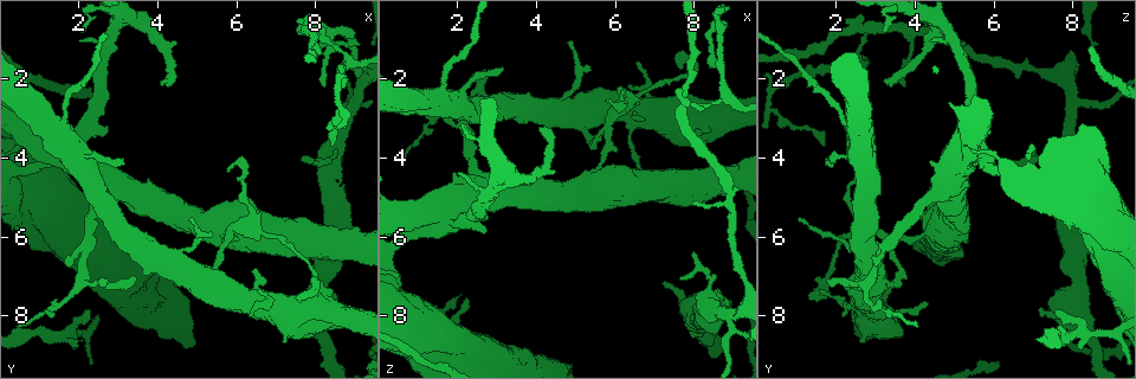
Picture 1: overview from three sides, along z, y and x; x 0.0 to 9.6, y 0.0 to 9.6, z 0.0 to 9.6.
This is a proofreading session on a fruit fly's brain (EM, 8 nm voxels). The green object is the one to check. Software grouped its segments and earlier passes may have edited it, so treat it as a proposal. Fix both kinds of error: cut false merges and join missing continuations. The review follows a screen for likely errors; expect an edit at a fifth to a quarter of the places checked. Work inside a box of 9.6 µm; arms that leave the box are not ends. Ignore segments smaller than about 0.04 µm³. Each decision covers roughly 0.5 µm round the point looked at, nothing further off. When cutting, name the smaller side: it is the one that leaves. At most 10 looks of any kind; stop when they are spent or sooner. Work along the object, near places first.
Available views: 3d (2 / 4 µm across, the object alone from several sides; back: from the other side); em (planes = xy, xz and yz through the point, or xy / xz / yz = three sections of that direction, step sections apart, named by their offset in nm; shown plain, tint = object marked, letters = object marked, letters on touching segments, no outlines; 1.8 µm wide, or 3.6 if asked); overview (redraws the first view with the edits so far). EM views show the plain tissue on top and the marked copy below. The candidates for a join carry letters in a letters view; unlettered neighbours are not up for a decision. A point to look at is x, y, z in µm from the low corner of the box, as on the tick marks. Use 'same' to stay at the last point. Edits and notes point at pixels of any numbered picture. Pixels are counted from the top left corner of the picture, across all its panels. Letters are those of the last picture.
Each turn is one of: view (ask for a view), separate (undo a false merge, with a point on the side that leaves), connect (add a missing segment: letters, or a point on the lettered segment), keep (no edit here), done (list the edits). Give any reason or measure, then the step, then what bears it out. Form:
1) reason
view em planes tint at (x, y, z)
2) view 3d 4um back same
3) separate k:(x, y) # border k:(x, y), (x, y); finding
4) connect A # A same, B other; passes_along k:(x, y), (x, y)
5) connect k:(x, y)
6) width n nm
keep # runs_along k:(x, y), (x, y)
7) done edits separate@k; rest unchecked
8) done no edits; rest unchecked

three arms meet
view em planes tint at (5.75, 6.05, 3.30)

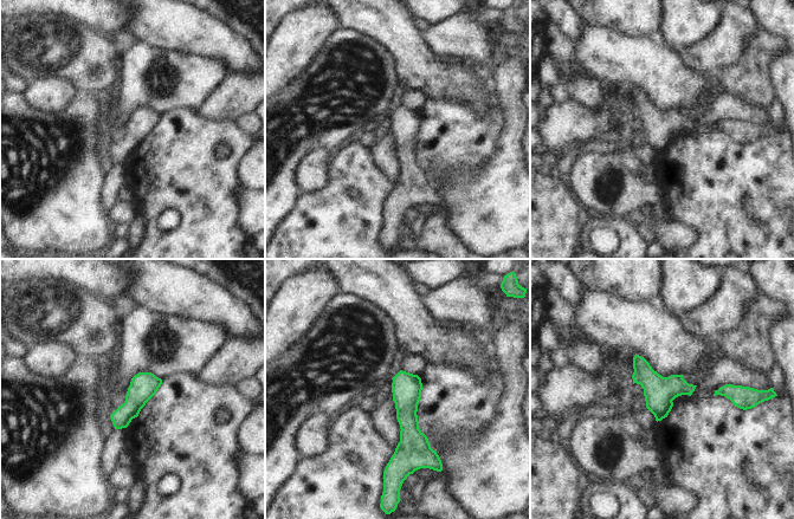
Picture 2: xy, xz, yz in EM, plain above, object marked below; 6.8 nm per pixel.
what lies round it
view em planes letters same

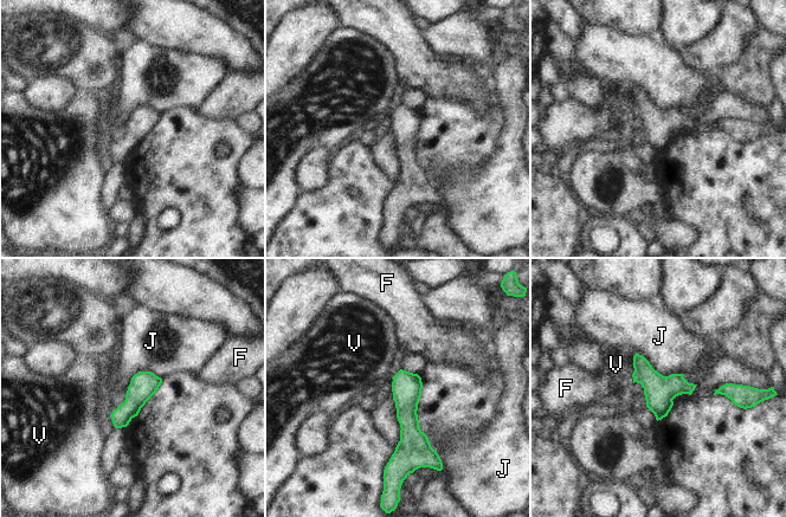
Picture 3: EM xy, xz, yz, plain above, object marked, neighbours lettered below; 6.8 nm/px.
width 190 nm
keep # F other, J other, V other; border 3:(636, 351), (663, 375), (682, 374); continuous, no second cell

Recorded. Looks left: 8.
free end
view 3d 4um at (6.40, 8.05, 2.25)

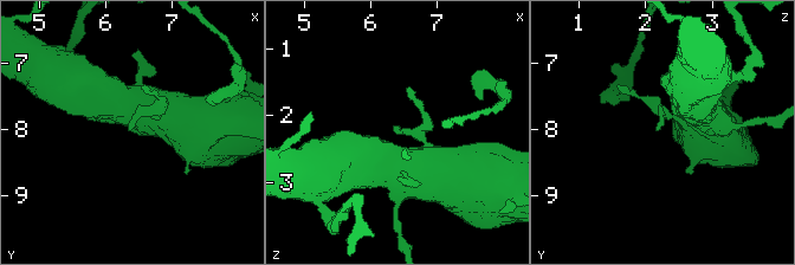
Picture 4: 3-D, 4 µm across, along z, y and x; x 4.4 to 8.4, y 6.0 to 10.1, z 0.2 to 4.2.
view em planes tint at (6.35, 8.00, 2.20)

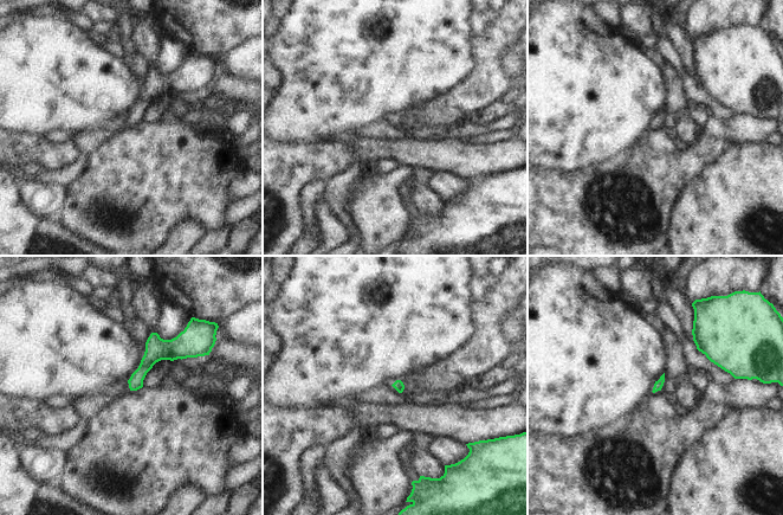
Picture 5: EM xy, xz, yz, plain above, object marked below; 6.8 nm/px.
view em planes letters same

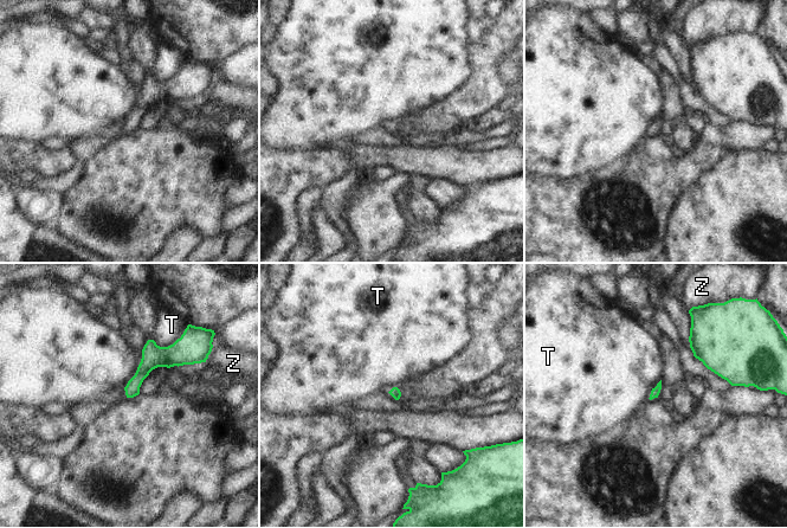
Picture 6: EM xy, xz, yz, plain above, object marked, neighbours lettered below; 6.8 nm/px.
keep # T other, Z other; runs_along 6:(187, 359), (155, 359), (129, 394); no lettered segment goes on from it

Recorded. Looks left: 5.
view em 3.6um planes letters at (7.50, 8.50, 3.70)

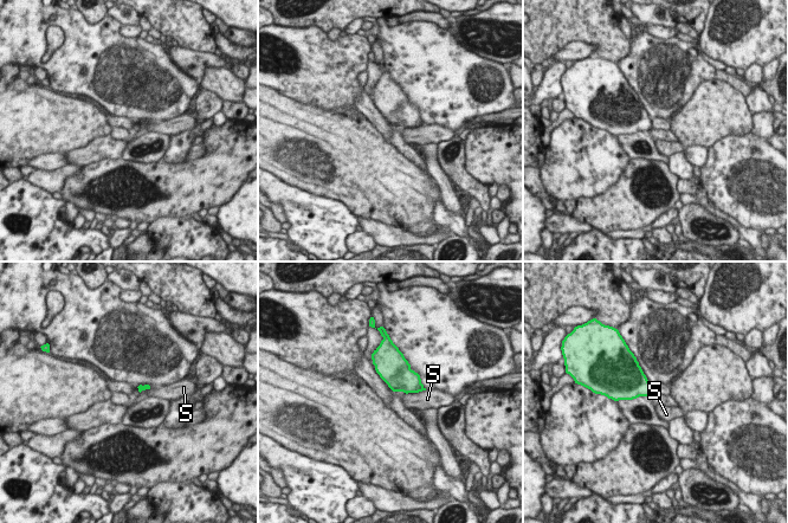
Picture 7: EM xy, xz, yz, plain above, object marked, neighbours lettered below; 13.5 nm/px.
keep # S other; border 7:(426, 389), (406, 394); no lettered segment goes on from it

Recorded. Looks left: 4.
thin end
view em planes letters at (8.20, 2.20, 3.75)

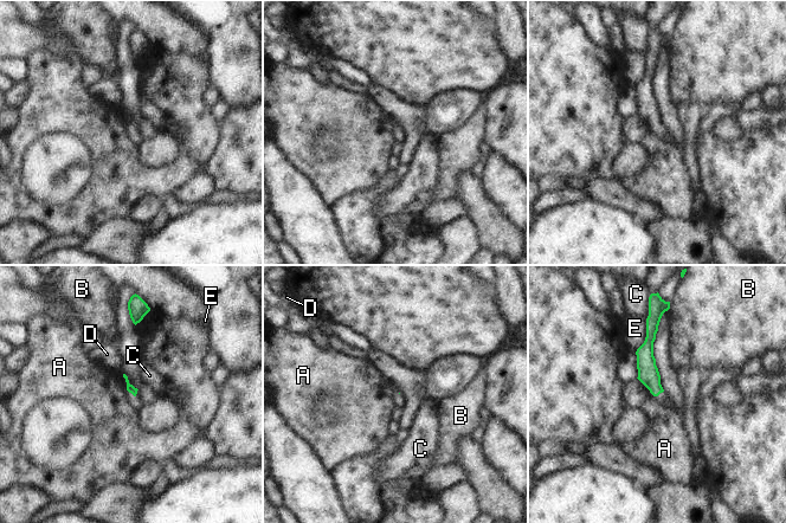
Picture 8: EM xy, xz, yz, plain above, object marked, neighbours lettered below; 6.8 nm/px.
longest_contact E 240 nm
keep # A other, B other, C other, D other, E other; none of them fits

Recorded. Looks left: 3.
free end
view em xy step 4 letters at (2.70, 3.25, 5.90)

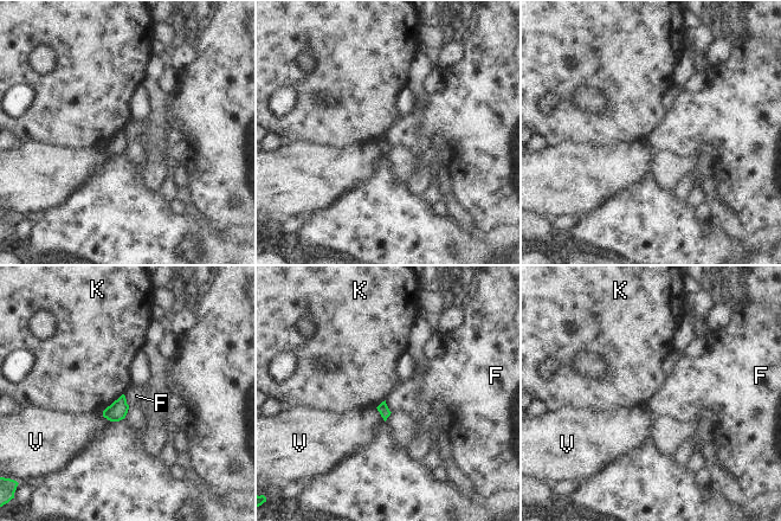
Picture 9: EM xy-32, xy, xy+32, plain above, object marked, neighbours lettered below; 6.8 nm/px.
keep # F other, K other, V other; border 9:(385, 400), (392, 412); no lettered segment goes on from it

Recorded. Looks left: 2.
done no edits; rest unchecked

